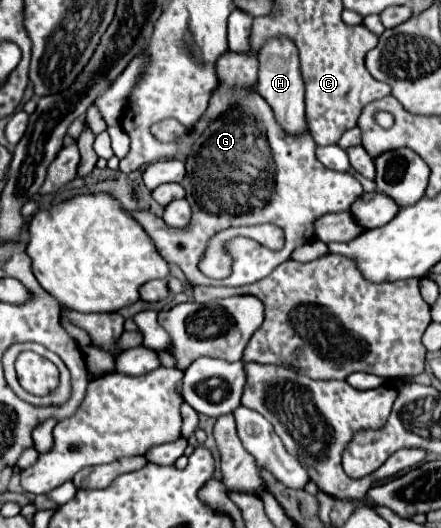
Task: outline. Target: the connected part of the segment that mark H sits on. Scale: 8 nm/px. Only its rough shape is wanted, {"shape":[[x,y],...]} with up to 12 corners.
{"shape":[[286,37],[258,51],[260,95],[276,121],[302,133],[304,79]]}

